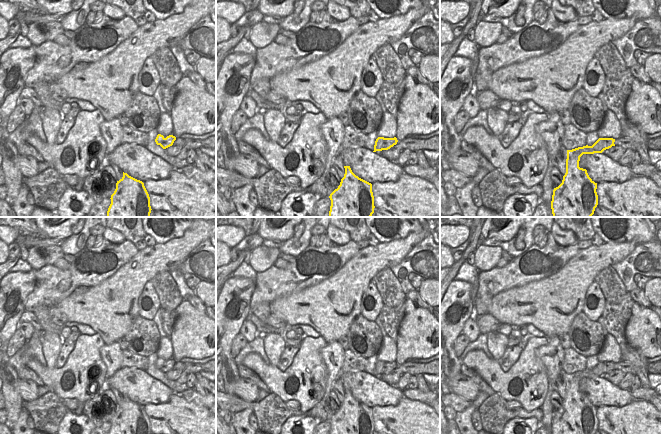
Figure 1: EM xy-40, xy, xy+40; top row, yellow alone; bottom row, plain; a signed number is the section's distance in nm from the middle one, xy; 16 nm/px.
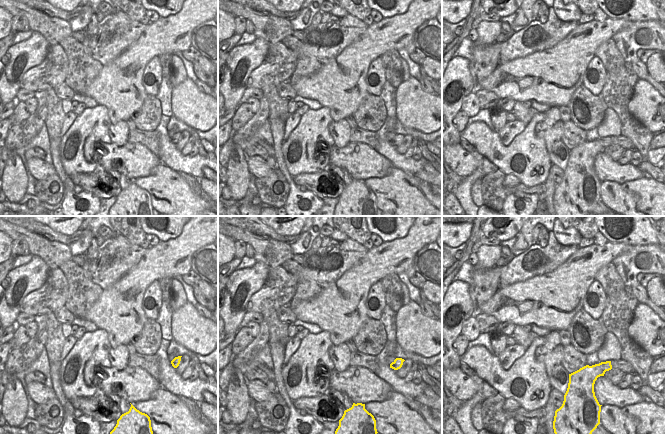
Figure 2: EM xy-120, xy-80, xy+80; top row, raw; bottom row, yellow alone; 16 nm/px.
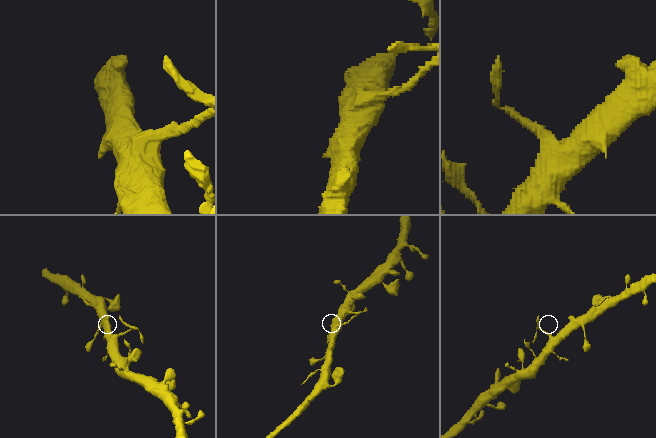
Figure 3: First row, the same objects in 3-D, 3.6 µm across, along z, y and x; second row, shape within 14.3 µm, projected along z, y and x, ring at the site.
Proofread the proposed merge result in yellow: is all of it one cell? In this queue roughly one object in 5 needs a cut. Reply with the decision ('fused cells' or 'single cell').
fused cells

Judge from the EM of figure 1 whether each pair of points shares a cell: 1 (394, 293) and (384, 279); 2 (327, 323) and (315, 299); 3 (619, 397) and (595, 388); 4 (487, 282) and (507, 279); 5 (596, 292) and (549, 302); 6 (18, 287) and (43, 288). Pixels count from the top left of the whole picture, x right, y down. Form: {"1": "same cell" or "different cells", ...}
{"1": "same cell", "2": "same cell", "3": "same cell", "4": "same cell", "5": "different cells", "6": "different cells"}

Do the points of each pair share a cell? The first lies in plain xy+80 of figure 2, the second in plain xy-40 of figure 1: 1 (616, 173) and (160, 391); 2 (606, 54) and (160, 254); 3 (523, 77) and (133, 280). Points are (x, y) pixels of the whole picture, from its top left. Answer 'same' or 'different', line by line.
1: same
2: different
3: same

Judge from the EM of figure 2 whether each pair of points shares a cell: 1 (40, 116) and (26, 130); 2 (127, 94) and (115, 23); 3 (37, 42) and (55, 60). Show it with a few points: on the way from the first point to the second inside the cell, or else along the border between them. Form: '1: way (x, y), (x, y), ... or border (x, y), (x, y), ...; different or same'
1: way (37, 119), (29, 127); same
2: border (138, 38), (103, 66); different
3: border (49, 46), (45, 58), (31, 68); different

